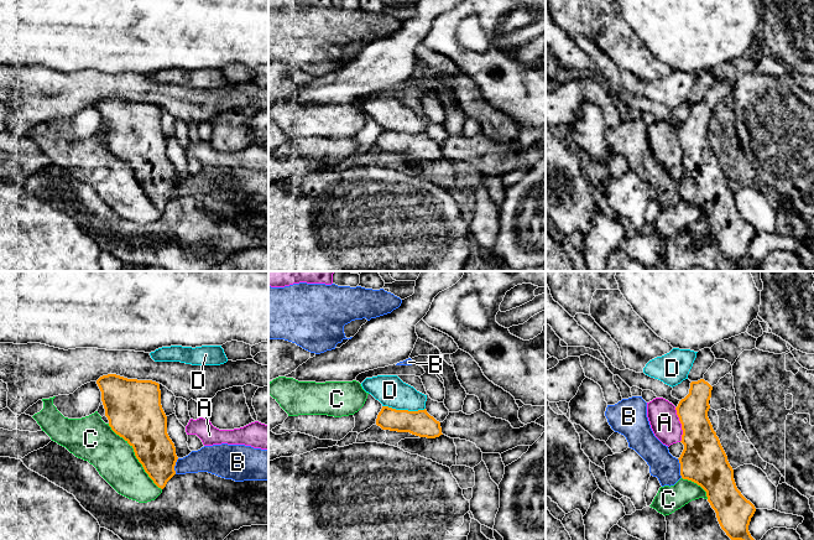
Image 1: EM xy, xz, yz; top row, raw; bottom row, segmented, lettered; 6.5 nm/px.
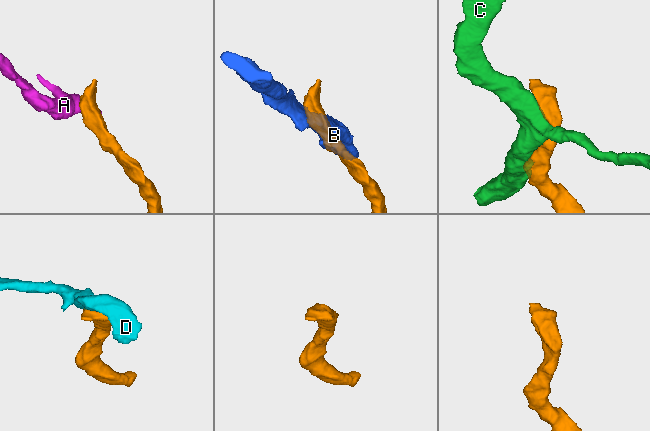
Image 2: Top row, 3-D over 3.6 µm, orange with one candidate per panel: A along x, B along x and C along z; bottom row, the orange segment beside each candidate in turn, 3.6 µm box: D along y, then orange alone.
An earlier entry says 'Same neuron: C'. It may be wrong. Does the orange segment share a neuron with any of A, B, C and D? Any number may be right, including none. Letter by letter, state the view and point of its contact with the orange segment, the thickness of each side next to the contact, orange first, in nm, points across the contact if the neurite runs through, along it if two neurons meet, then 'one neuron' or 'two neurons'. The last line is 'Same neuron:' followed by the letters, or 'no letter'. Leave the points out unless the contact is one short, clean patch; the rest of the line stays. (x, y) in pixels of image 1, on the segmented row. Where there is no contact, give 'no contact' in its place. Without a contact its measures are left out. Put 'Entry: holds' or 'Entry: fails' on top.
Entry: fails
A: contact yz (682, 425); calibres 280 and 190 nm; two neurons
B: contact yz (681, 468); calibres 300 and 180 nm; border yz (677, 458), (682, 477); two neurons
C: contact xy (135, 455); calibres 340 and 280 nm; two neurons
D: contact xz (403, 410); calibres 160 and 200 nm; two neurons
Same neuron: no letter

